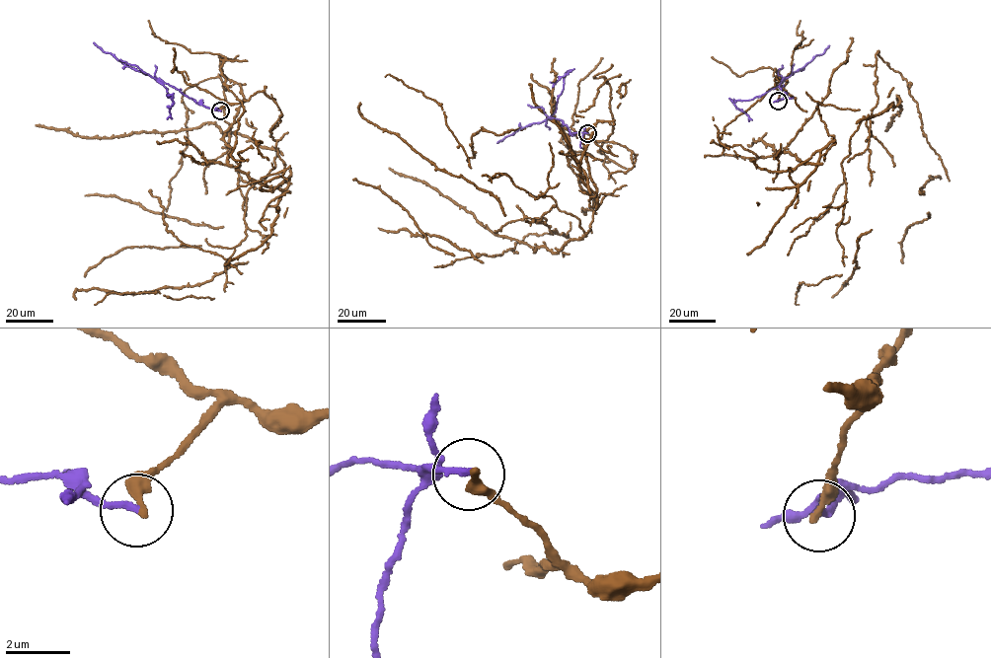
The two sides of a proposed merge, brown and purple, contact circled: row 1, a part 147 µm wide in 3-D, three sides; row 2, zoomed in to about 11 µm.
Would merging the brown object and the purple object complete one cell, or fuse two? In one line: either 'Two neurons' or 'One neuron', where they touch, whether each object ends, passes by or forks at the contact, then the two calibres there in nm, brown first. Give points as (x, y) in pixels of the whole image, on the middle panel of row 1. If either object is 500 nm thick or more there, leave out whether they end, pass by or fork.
Two neurons. Place: (587, 133). At the ring brown ends. At the ring purple ends. Thickness 300 nm (brown) against 200 nm

